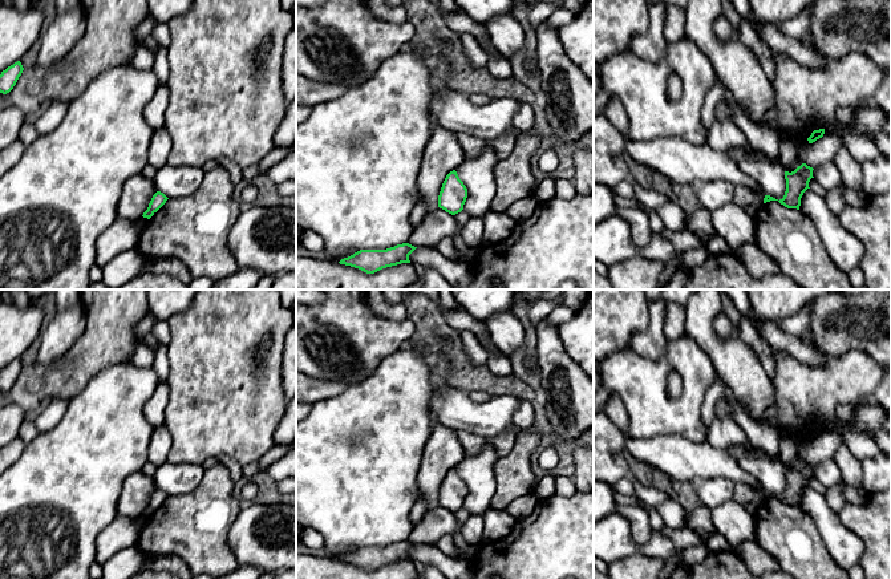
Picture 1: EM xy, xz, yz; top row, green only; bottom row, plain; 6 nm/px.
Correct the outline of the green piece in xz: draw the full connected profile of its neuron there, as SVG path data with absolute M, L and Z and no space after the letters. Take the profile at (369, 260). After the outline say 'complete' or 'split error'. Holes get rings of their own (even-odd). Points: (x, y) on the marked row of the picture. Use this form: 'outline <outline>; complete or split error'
outline M402 243L386 250L360 250L339 263L359 268L366 274L374 274L386 267L410 263L409 255L416 248L409 243Z; complete

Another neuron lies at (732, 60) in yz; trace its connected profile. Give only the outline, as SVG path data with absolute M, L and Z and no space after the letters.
M689 0L684 37L708 56L714 73L726 84L746 117L757 125L773 109L775 96L756 54L740 39L722 41L714 33L714 21L721 13L721 0Z

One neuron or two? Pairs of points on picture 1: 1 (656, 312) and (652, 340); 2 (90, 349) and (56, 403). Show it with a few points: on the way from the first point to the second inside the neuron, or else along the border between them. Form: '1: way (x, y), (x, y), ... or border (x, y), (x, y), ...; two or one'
1: way (656, 319), (655, 333); one
2: border (69, 399), (52, 397), (49, 400); two

